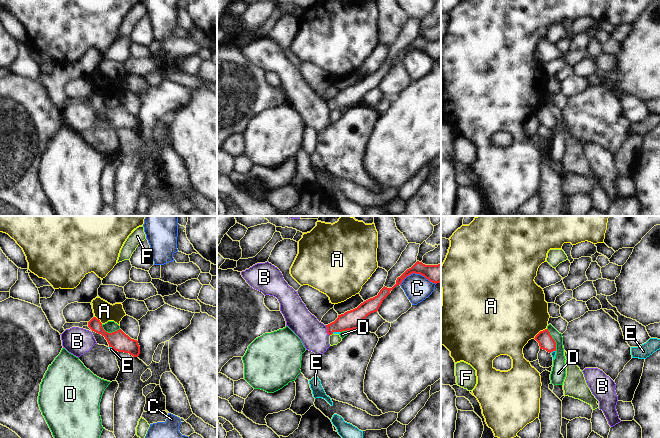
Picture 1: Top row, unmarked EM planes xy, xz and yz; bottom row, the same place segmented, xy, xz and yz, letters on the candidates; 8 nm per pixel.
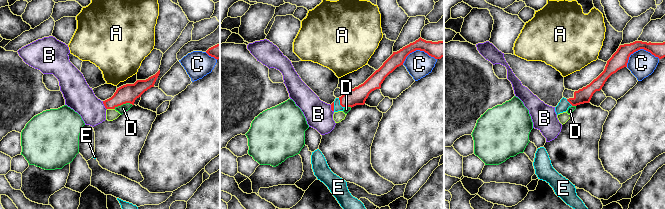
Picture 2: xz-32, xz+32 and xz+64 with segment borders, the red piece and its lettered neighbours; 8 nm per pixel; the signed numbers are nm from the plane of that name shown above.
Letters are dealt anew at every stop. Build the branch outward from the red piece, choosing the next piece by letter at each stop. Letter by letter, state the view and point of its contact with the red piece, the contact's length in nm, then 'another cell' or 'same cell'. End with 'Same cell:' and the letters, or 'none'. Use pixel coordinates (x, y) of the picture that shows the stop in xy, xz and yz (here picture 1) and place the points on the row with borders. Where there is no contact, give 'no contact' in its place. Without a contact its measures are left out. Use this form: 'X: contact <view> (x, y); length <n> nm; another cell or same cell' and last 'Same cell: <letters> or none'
A: contact yz (539, 332); length 140 nm; another cell
B: contact xz (327, 330); length 90 nm; another cell
C: contact xz (418, 273); length 280 nm; another cell
D: contact yz (553, 339); length 200 nm; another cell
E: contact xz (335, 331); length 70 nm; same cell
F: contact xz (331, 334); length 30 nm; another cell
Same cell: E

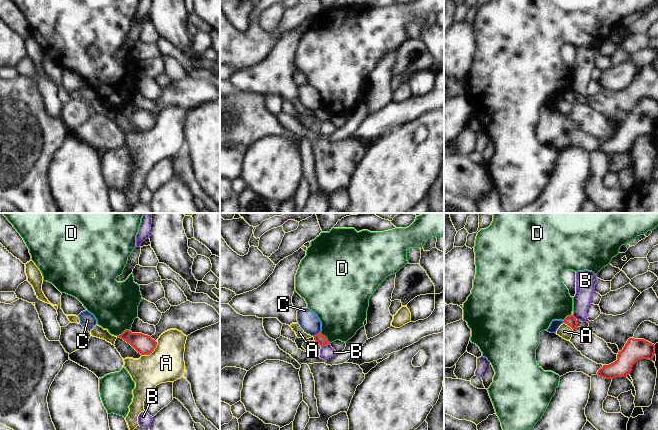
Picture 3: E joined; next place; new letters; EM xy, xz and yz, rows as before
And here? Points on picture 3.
A: contact xy (151, 352); length 170 nm; another cell
B: contact xz (324, 344); length 70 nm; another cell
C: contact xz (316, 334); length 70 nm; another cell
D: contact xy (123, 332); length 120 nm; another cell
Same cell: none

